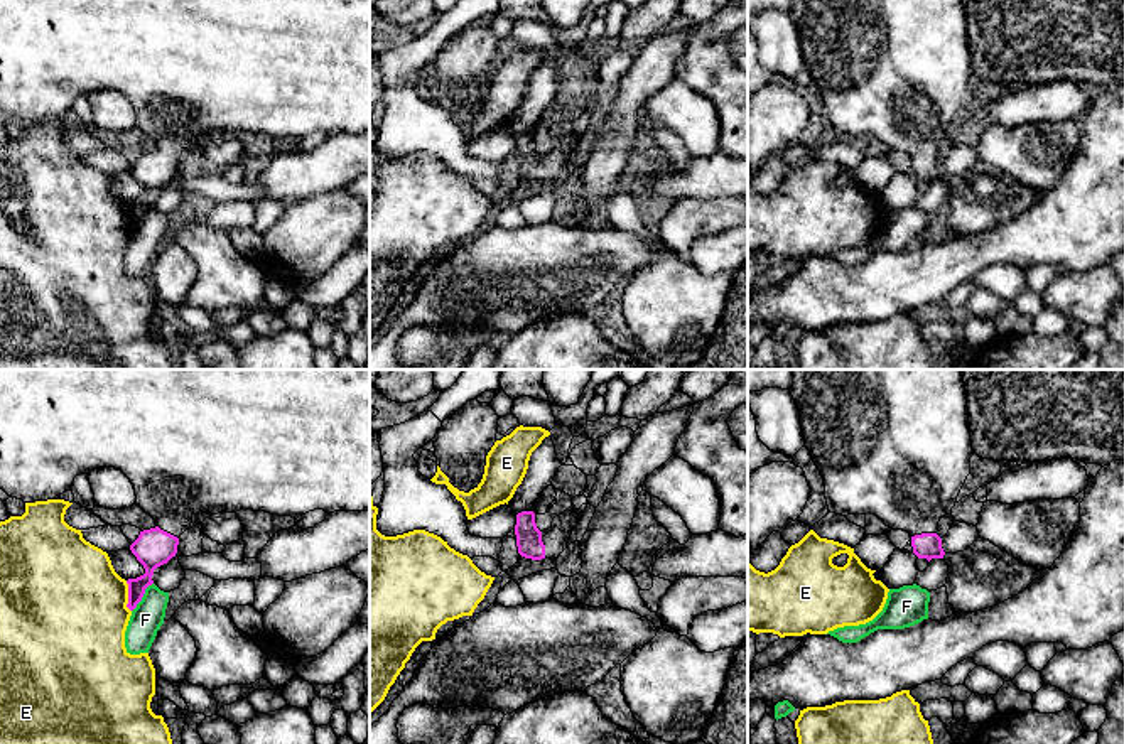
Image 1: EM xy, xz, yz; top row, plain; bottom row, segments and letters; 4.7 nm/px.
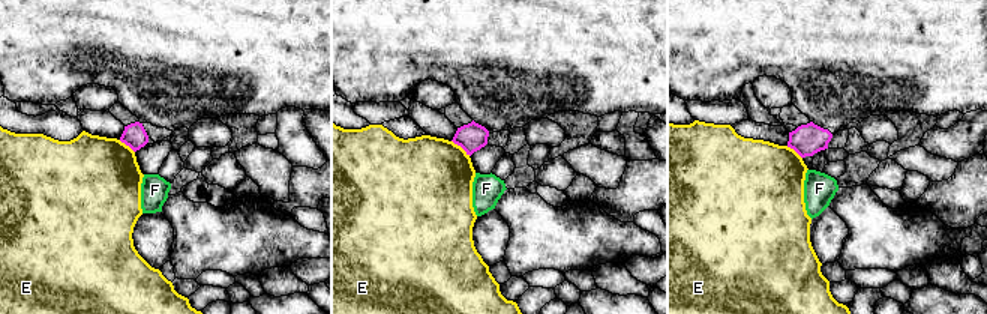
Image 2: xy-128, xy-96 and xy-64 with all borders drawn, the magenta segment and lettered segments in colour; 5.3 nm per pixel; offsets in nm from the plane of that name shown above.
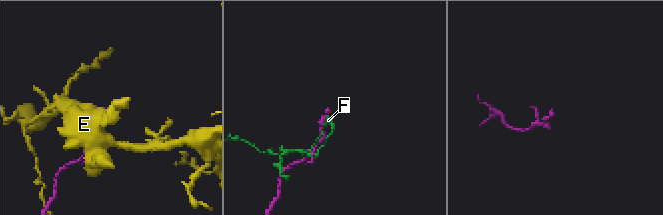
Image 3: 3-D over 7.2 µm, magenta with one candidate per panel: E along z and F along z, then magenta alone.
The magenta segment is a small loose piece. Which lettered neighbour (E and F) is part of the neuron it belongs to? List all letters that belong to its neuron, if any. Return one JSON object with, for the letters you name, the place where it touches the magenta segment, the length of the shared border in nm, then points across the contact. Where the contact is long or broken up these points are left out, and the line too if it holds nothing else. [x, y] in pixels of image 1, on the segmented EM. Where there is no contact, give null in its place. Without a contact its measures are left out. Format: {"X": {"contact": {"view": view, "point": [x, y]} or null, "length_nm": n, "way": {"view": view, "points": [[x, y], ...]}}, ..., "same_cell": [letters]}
{"same_cell": []}

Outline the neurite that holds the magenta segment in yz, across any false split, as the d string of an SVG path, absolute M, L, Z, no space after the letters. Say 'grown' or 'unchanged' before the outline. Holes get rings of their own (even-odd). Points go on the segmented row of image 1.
grown | M793 369L793 386L790 390L800 410L805 447L810 450L820 476L824 477L825 499L830 513L835 515L876 515L891 530L908 531L913 553L918 558L943 558L942 538L937 535L938 521L952 513L957 496L970 474L970 457L974 456L969 432L967 391L962 369Z

